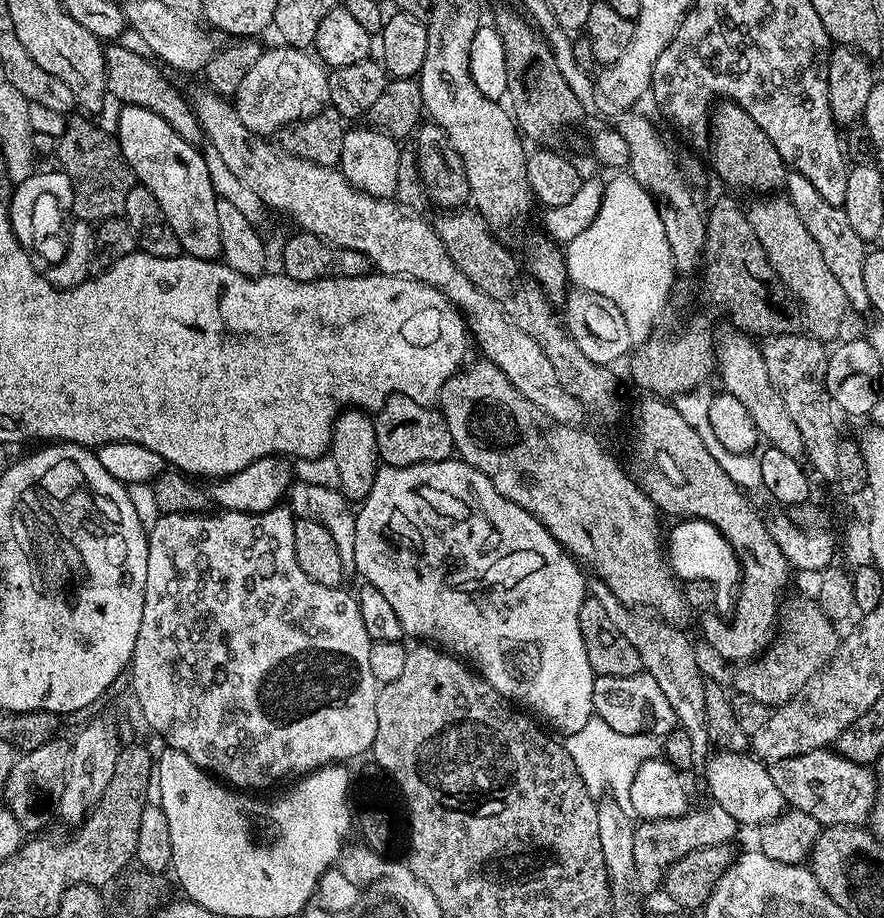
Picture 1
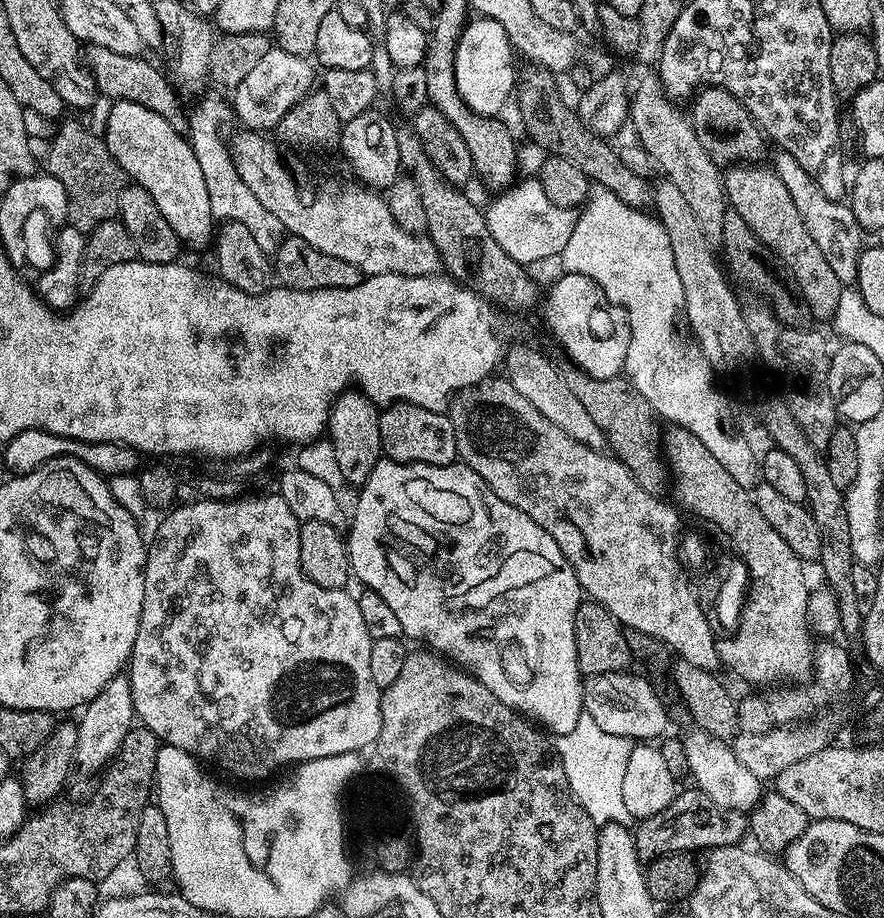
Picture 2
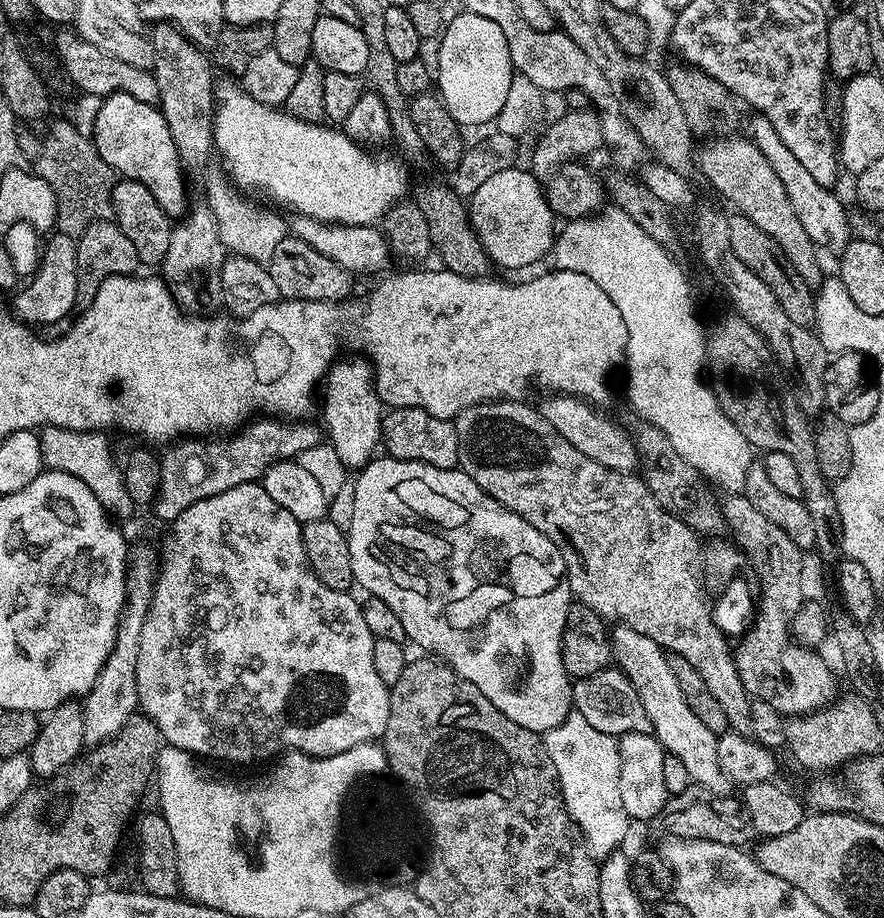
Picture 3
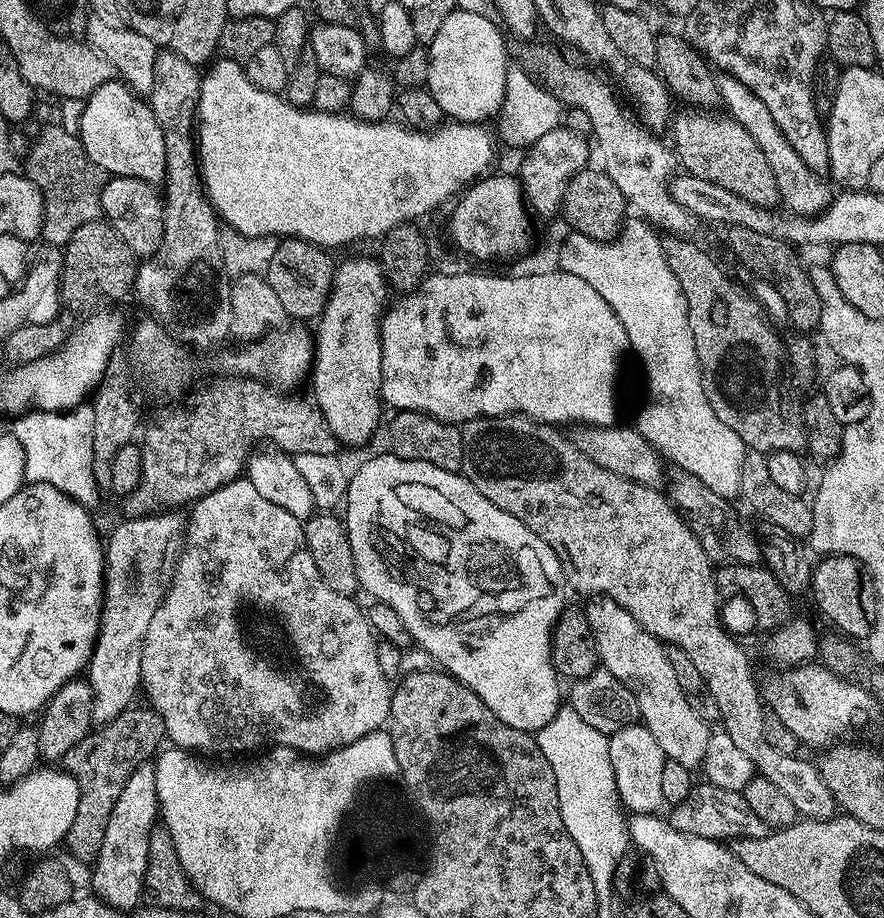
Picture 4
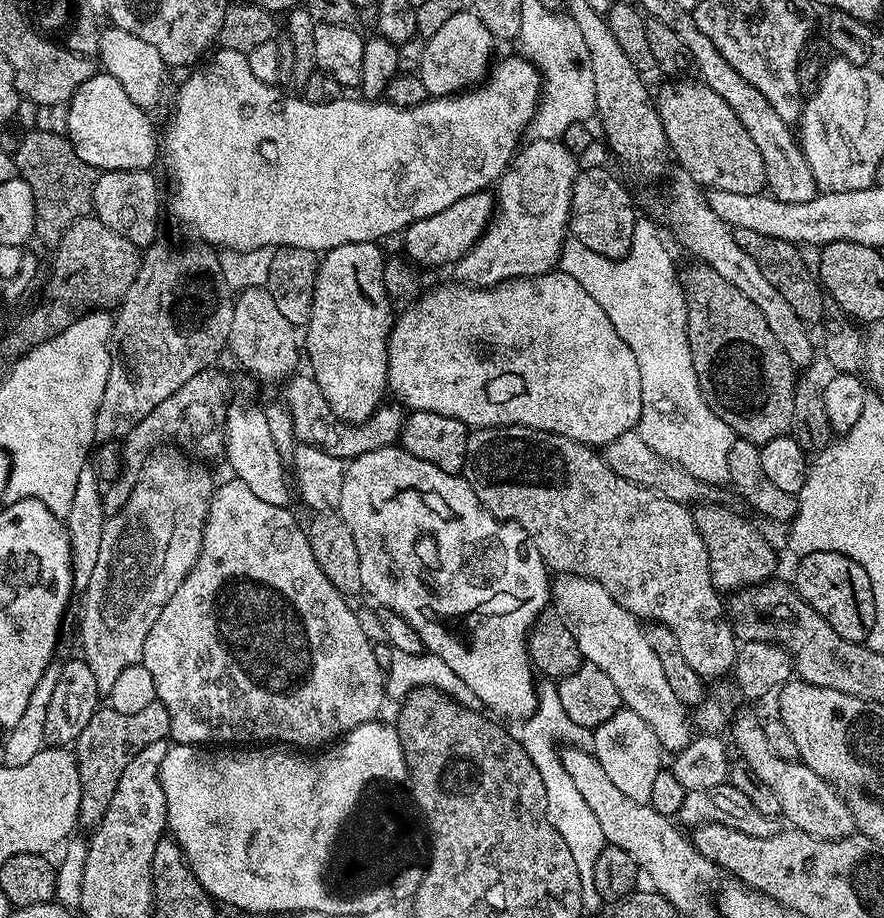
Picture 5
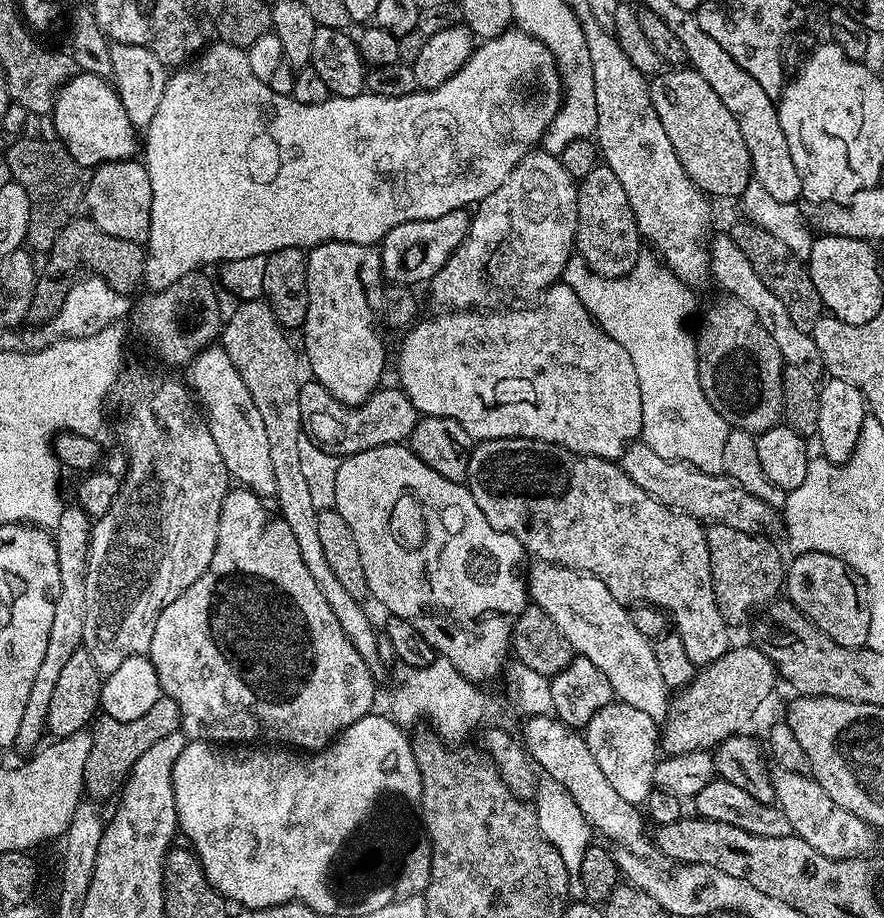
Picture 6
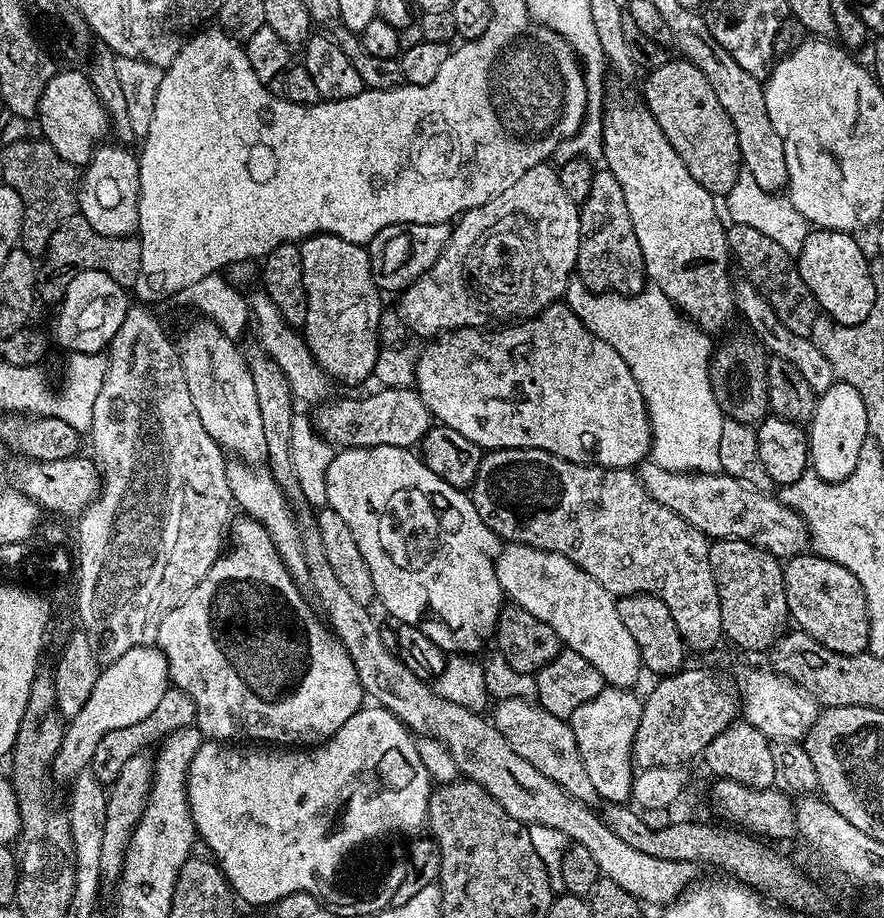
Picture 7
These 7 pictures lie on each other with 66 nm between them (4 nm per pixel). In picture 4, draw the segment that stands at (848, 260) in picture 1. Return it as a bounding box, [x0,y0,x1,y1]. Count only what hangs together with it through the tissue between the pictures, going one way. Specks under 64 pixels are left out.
[716,75,834,217]

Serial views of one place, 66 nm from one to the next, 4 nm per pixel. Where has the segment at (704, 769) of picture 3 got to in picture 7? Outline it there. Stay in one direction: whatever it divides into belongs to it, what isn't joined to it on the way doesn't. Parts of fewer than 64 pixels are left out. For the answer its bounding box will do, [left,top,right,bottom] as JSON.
[495,542,642,690]

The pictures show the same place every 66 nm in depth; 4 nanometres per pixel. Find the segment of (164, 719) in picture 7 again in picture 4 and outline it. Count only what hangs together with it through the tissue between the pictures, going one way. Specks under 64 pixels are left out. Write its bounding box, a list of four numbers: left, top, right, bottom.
[62,706,165,861]

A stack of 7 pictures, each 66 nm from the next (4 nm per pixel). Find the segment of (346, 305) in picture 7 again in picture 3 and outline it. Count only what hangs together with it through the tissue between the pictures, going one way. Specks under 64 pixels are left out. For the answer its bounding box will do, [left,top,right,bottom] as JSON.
[322,359,386,470]

